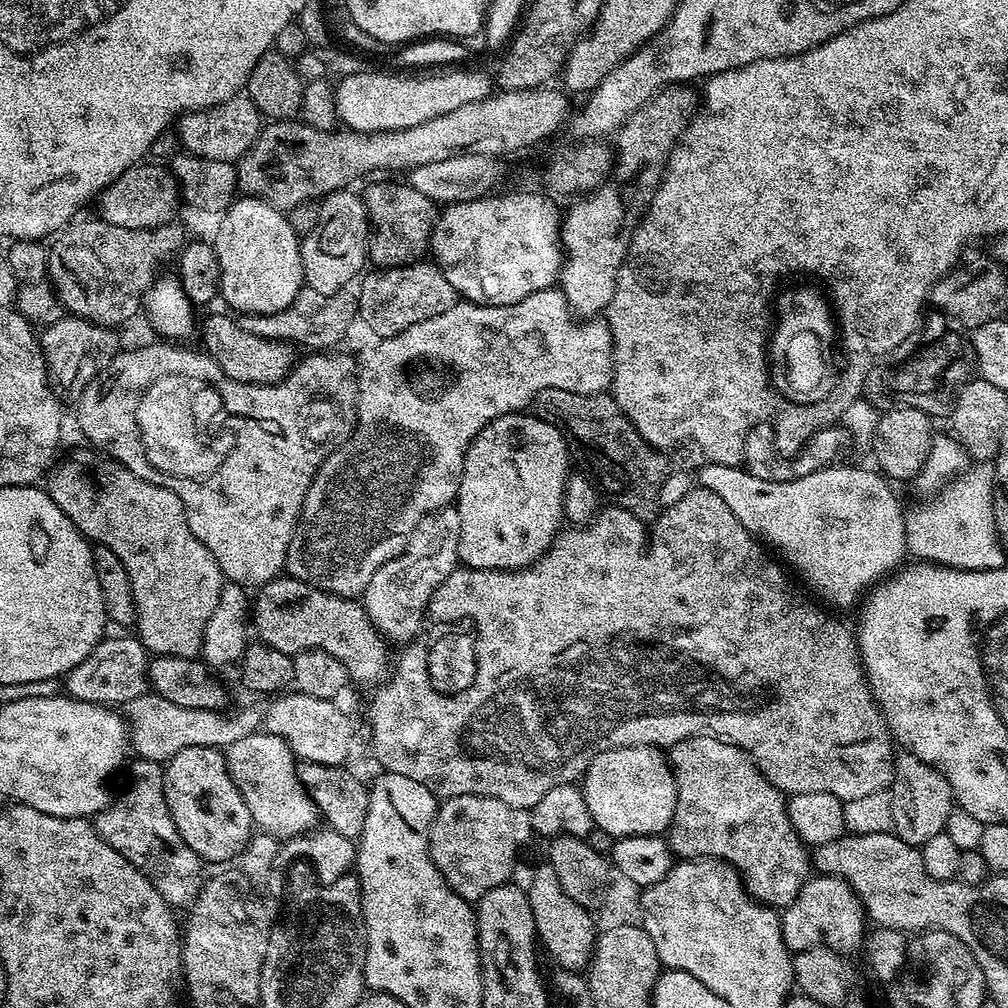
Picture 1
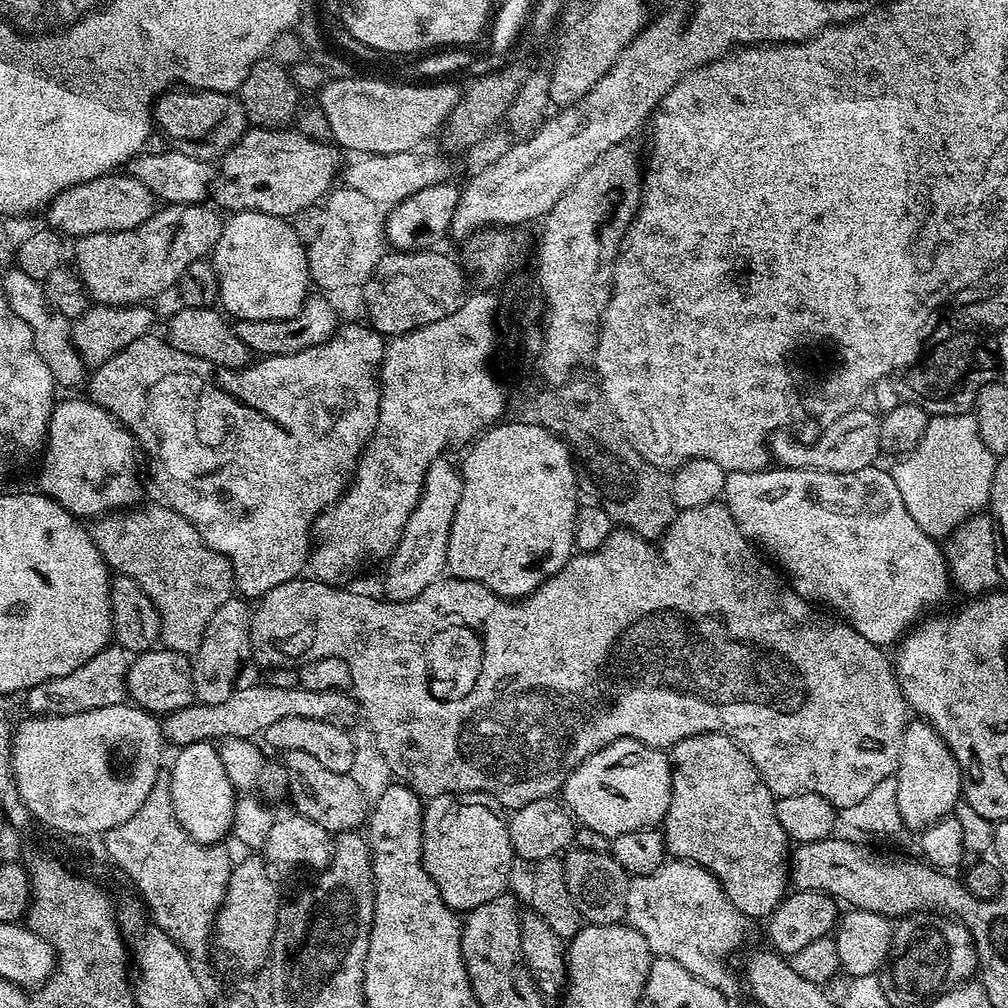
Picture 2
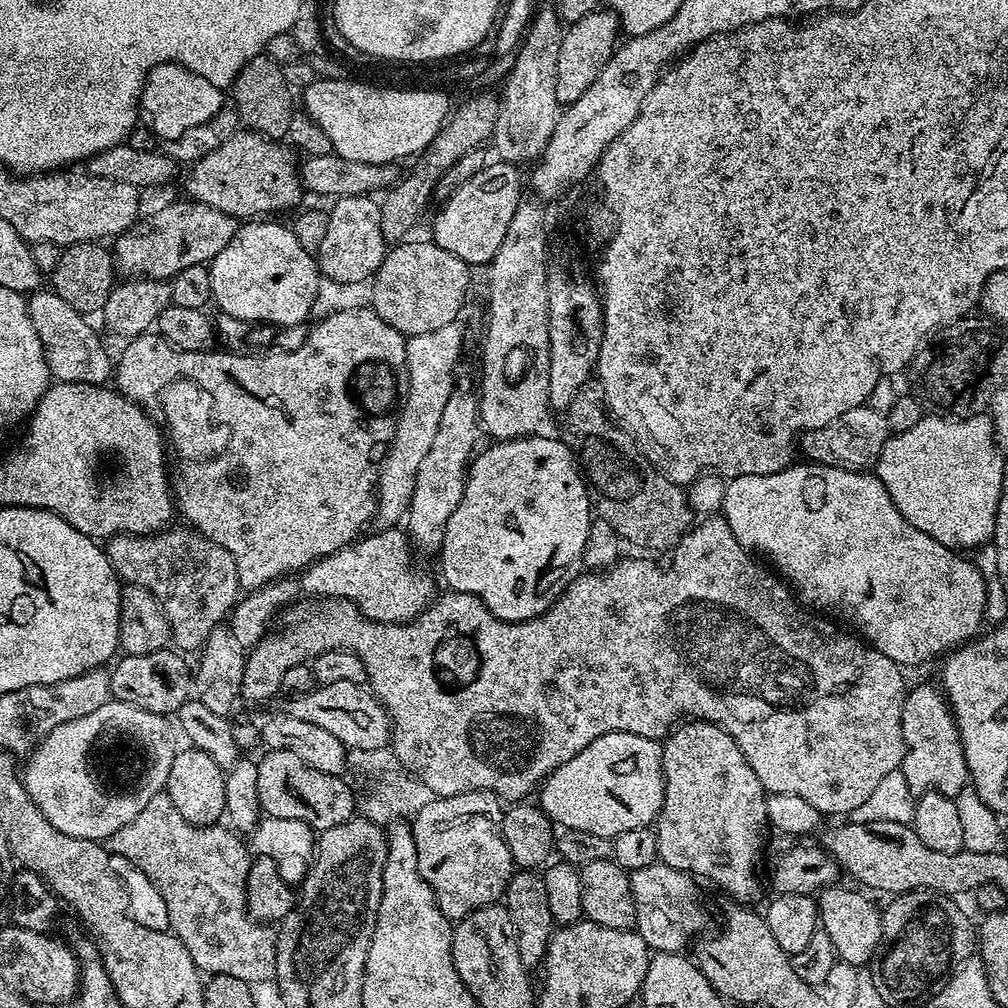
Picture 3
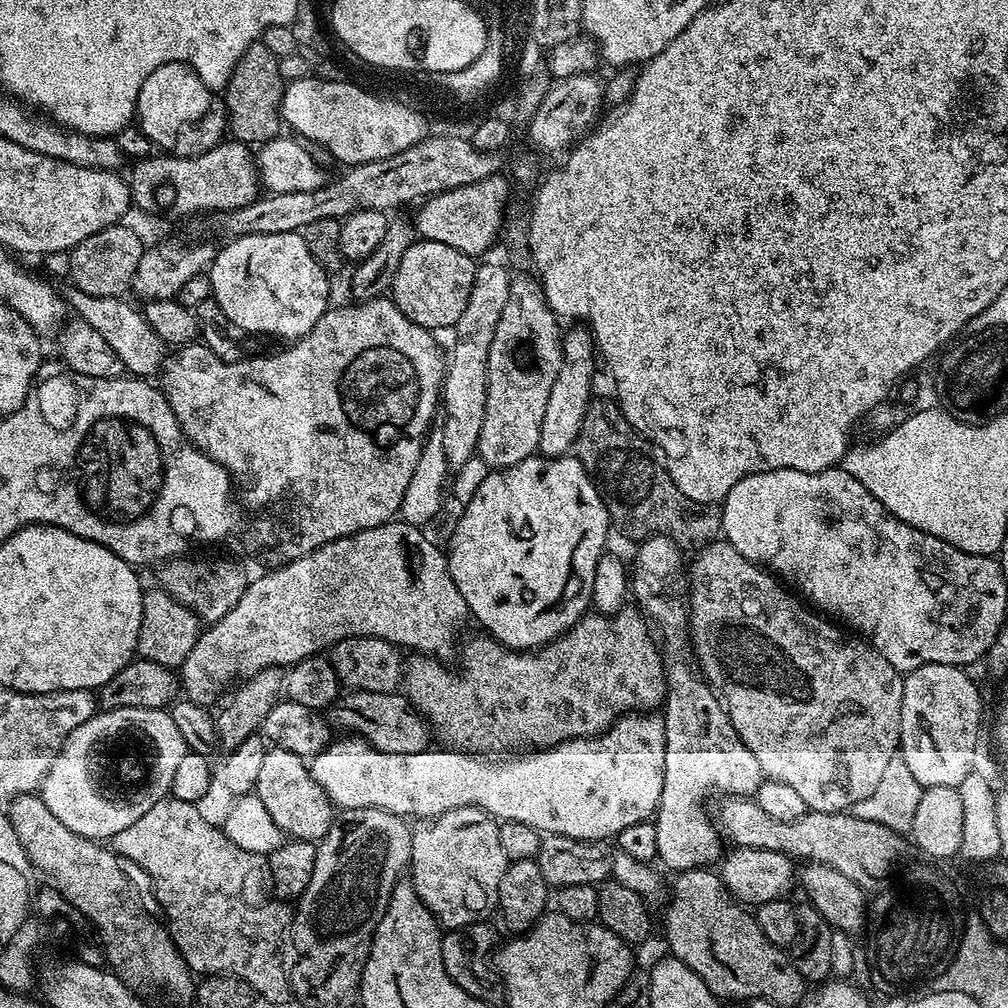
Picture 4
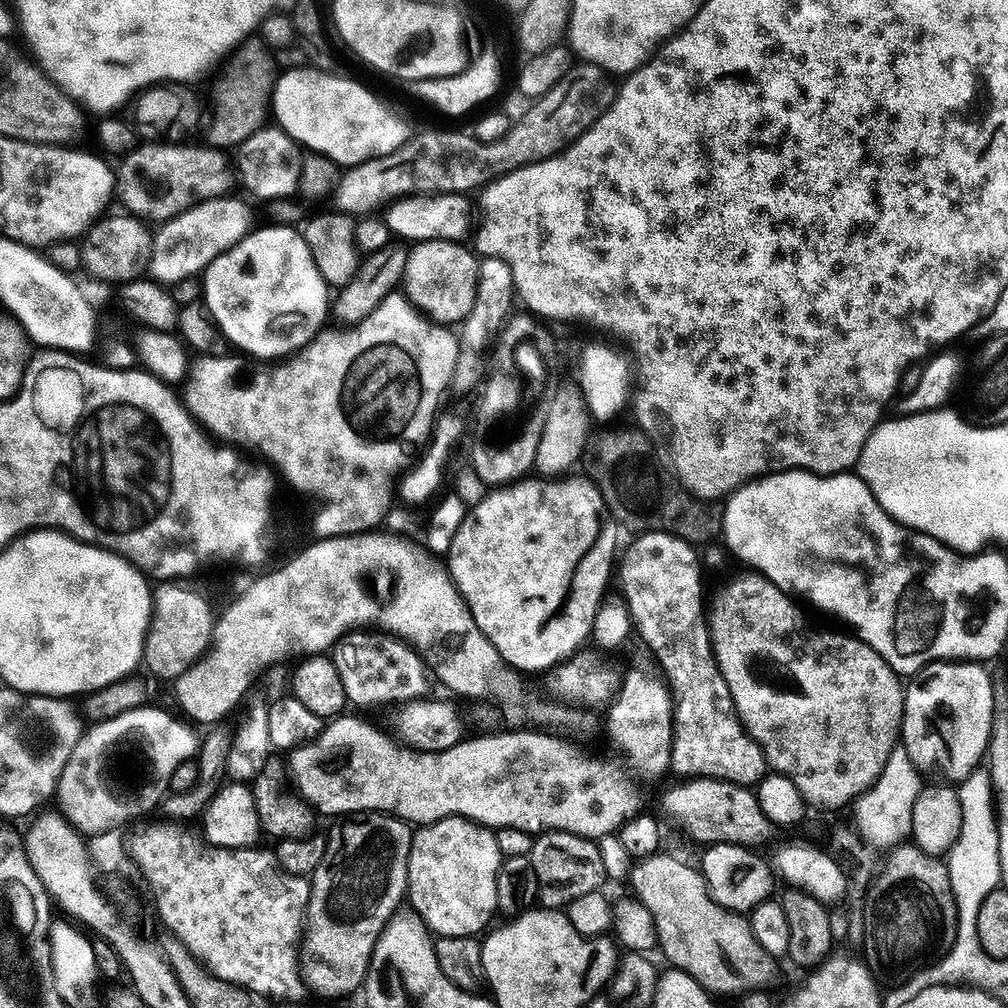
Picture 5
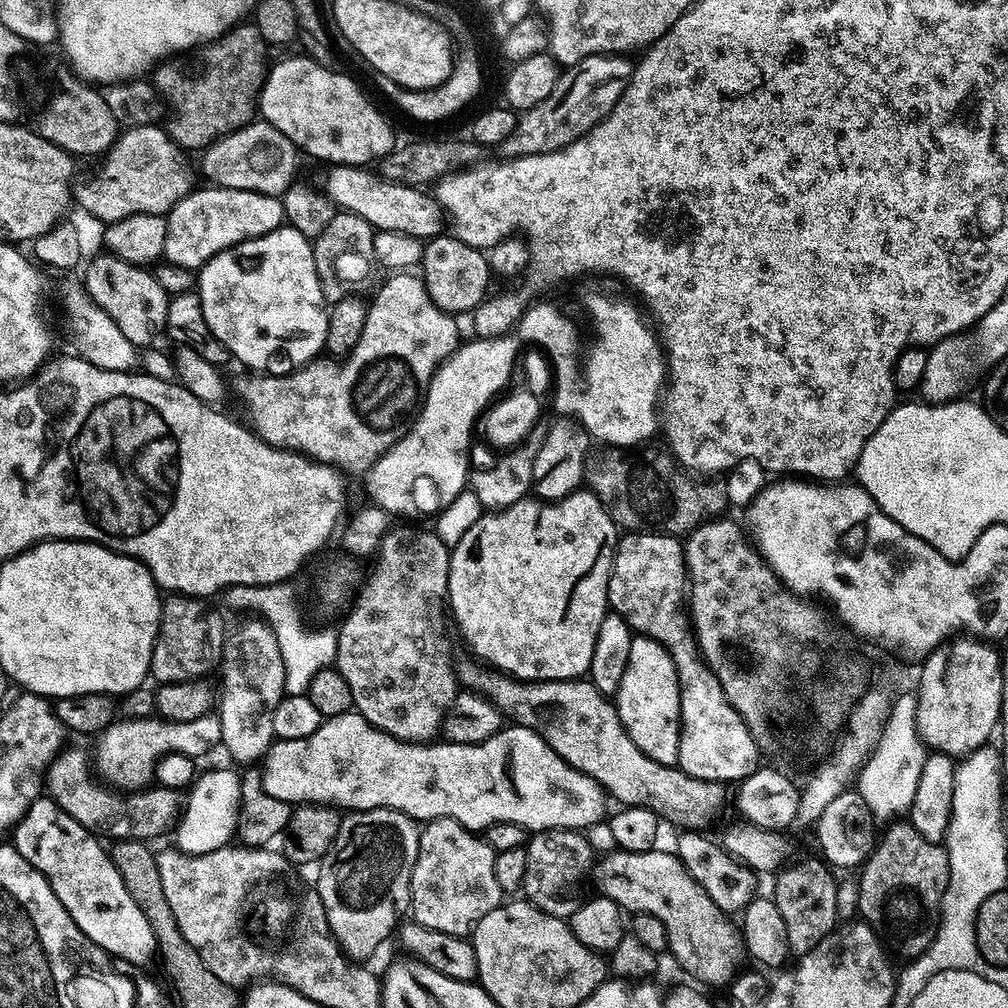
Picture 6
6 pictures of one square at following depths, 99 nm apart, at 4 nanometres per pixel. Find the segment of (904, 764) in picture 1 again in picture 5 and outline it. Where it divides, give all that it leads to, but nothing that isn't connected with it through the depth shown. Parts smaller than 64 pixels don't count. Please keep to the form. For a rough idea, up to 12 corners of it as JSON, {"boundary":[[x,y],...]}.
{"boundary":[[937,662],[907,681],[902,747],[959,782],[992,737],[994,676]]}

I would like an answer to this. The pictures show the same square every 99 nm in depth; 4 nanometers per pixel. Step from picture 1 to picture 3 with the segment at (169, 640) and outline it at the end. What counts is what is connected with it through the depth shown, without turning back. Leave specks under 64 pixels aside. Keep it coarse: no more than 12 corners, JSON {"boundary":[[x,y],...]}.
{"boundary":[[191,527],[109,536],[121,581],[150,590],[185,653],[242,589],[230,550]]}

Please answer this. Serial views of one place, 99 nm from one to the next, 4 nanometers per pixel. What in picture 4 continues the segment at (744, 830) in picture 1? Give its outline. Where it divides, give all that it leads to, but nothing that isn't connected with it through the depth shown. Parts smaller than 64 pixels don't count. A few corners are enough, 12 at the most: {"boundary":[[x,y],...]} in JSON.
{"boundary":[[649,536],[630,596],[662,645],[659,863],[715,865],[704,795],[762,777],[689,657],[685,553]]}

